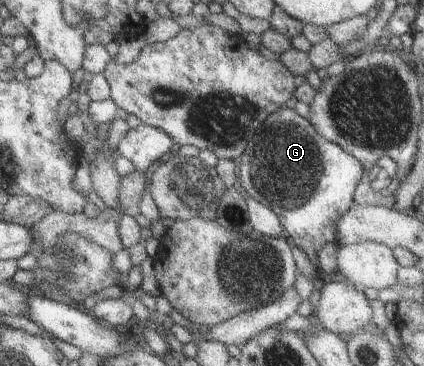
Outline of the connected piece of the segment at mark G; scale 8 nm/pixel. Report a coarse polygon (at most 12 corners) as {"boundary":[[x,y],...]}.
{"boundary":[[286,107],[252,134],[241,190],[317,265],[363,163]]}

